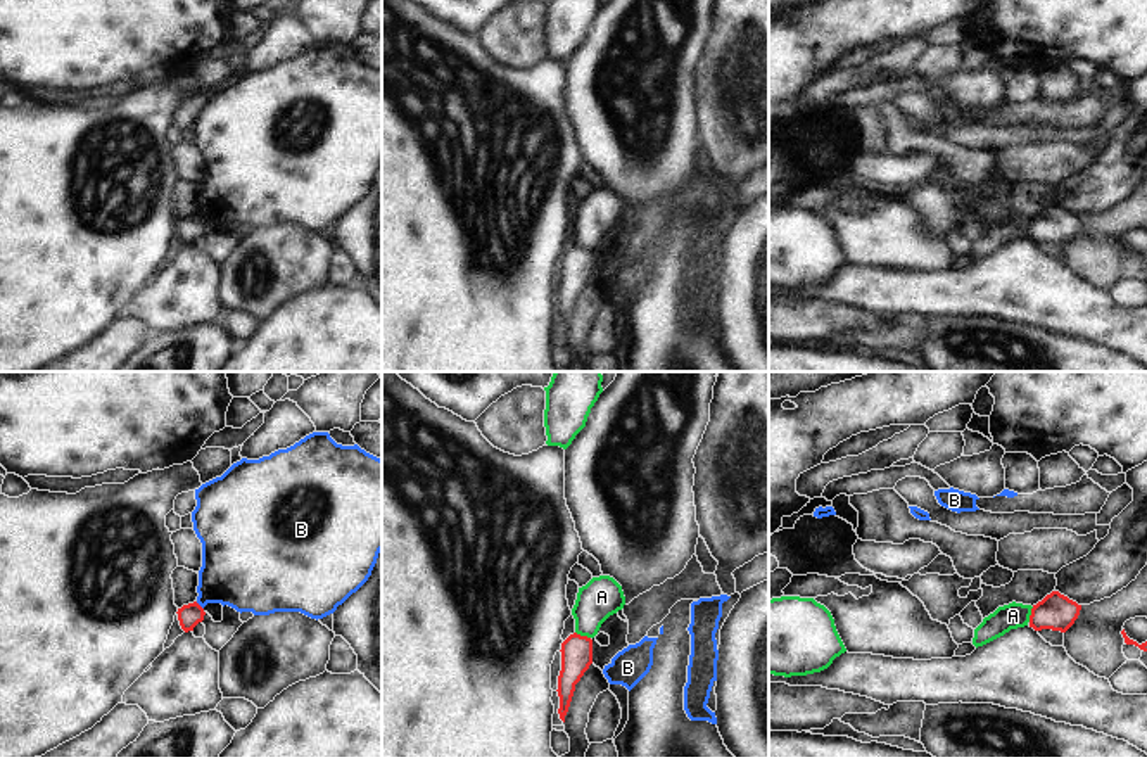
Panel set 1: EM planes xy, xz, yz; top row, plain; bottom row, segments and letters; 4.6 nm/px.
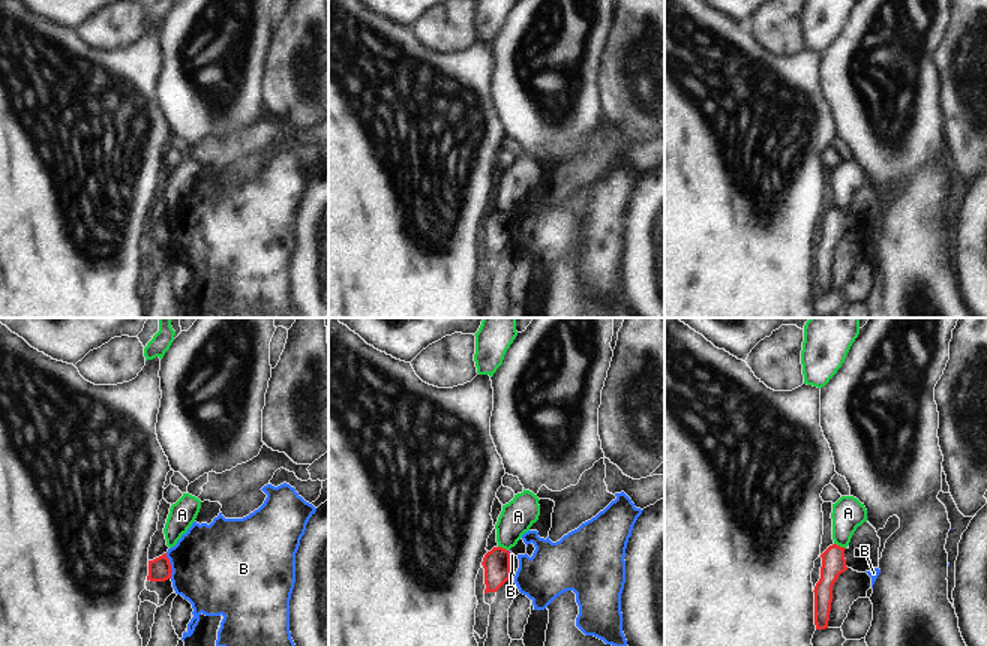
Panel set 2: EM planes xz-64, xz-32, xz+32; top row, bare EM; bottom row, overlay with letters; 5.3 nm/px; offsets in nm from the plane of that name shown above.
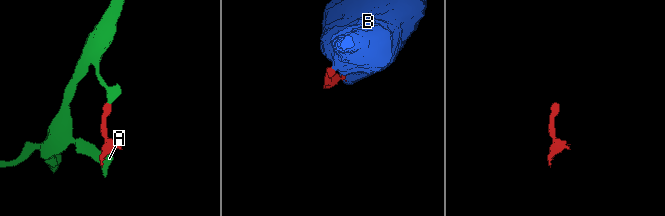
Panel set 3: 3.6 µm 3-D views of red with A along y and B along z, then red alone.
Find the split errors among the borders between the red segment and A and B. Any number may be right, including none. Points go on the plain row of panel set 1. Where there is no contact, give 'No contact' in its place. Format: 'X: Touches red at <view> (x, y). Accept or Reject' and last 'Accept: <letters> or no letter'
A: Touches red at xz (583, 249). Reject
B: Touches red at xy (199, 218). Reject
Accept: no letter

